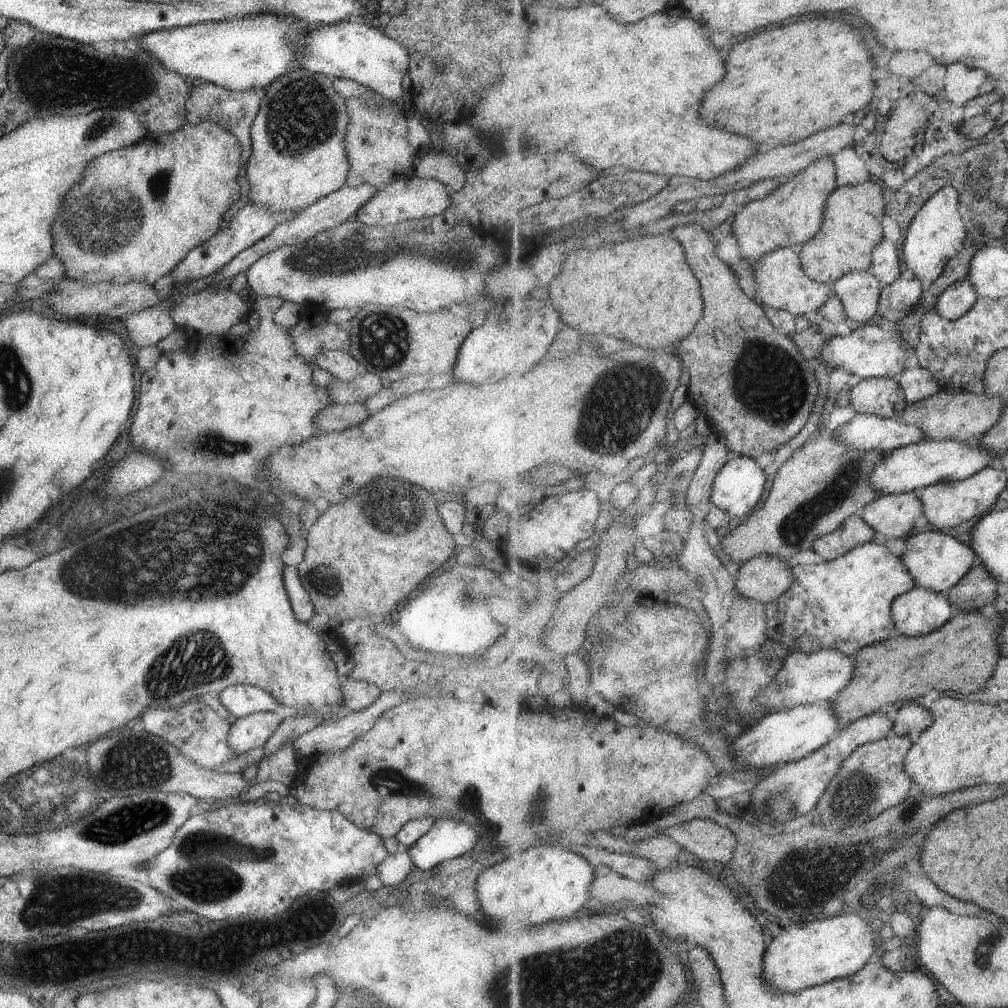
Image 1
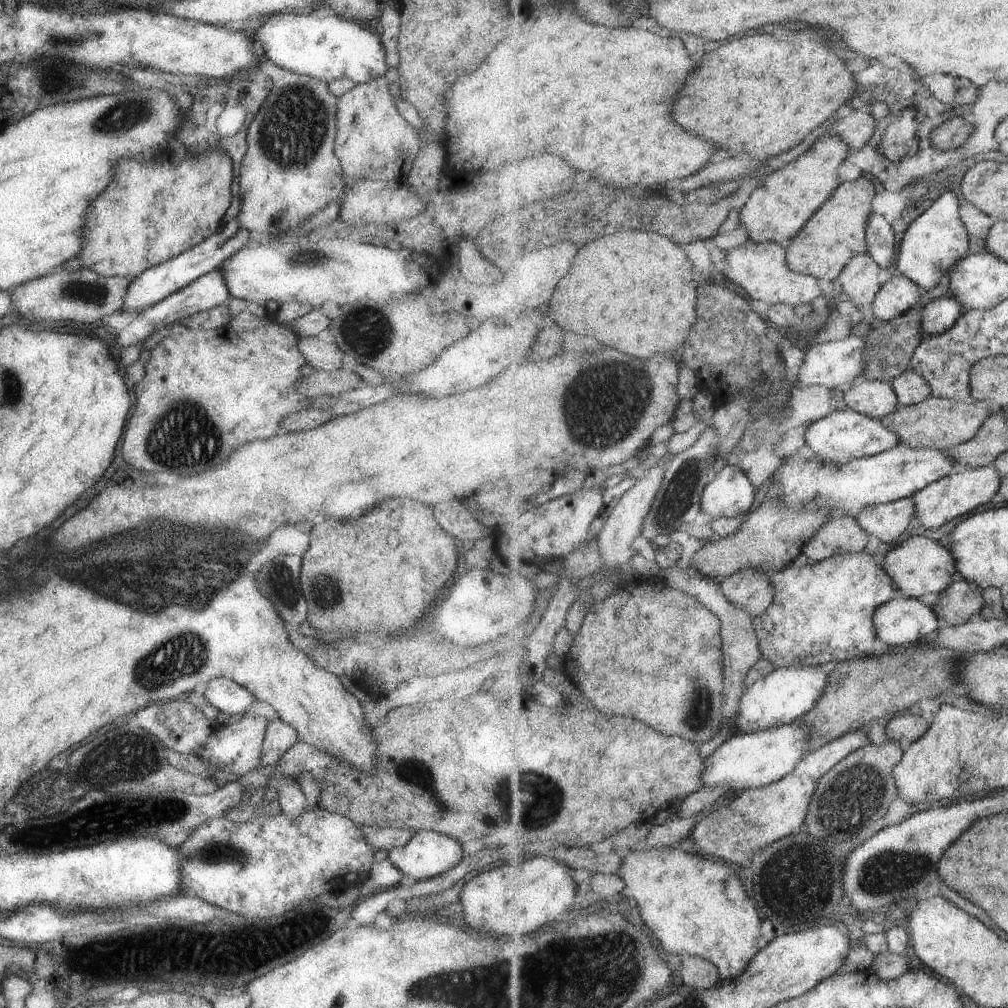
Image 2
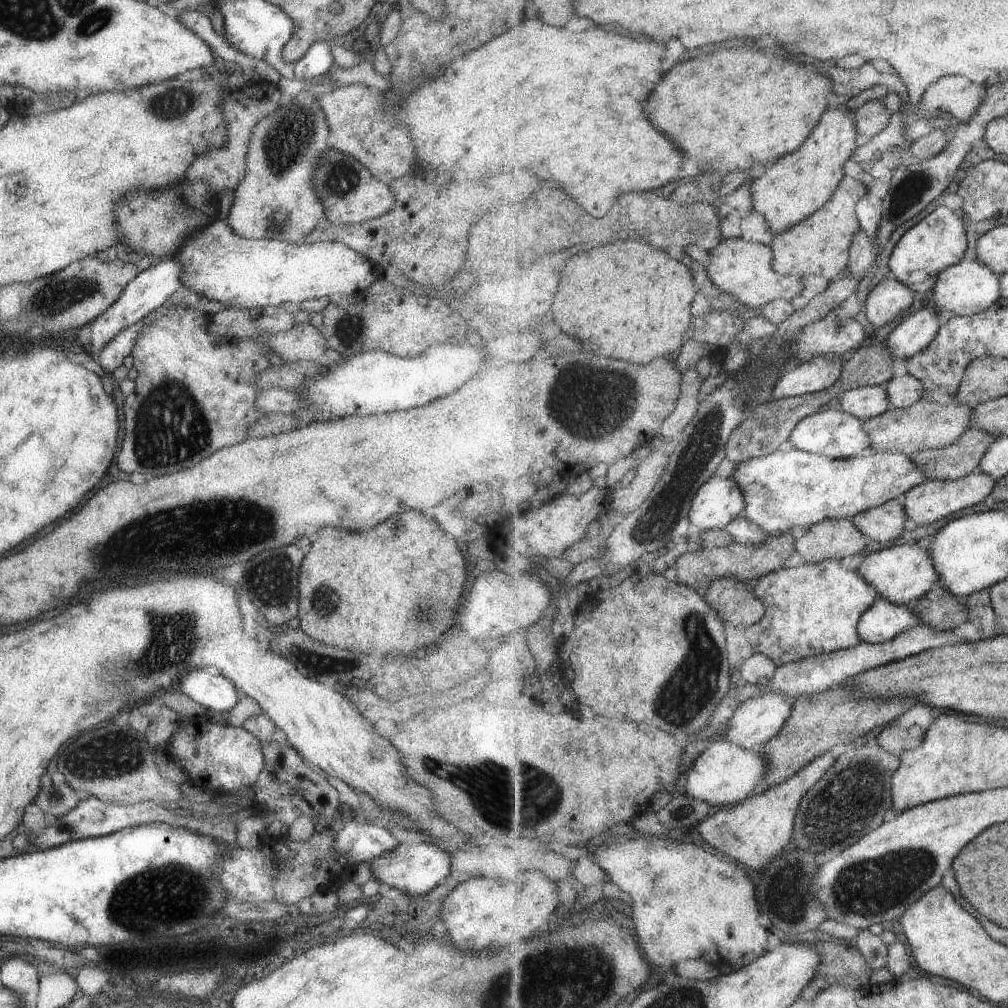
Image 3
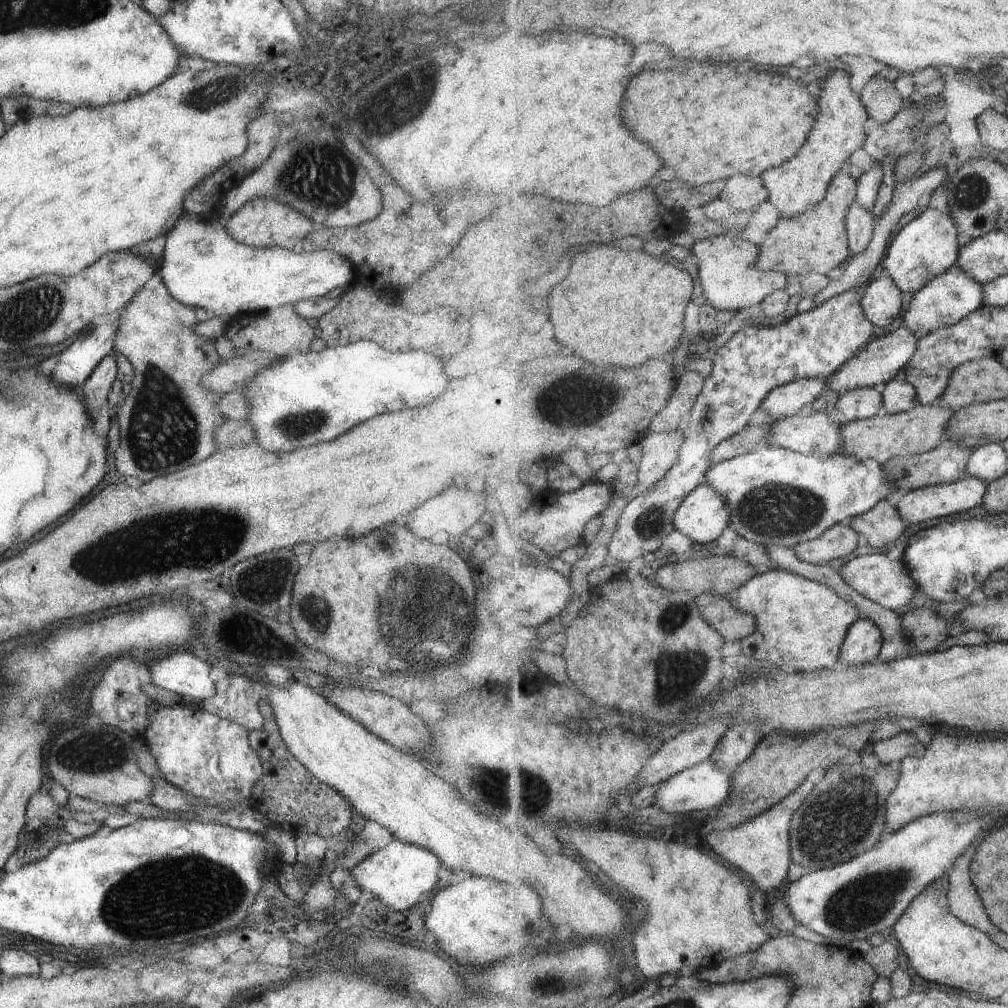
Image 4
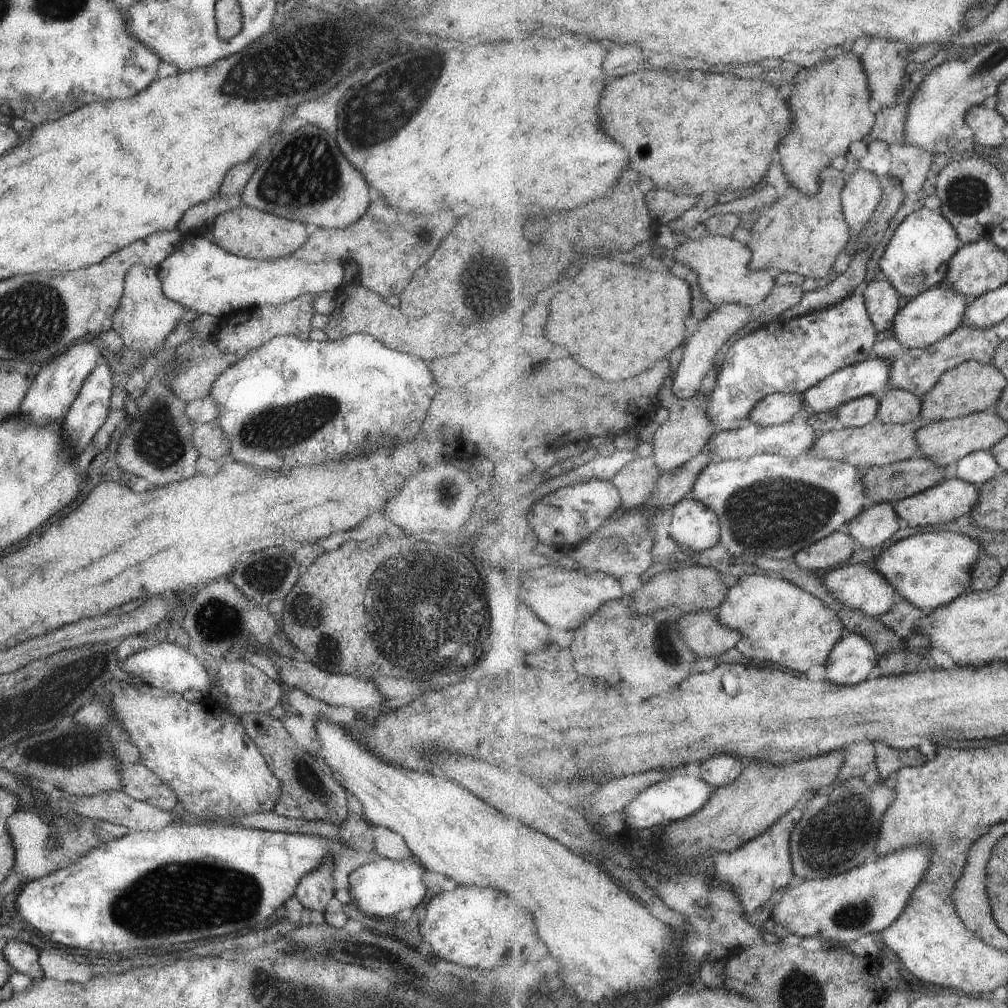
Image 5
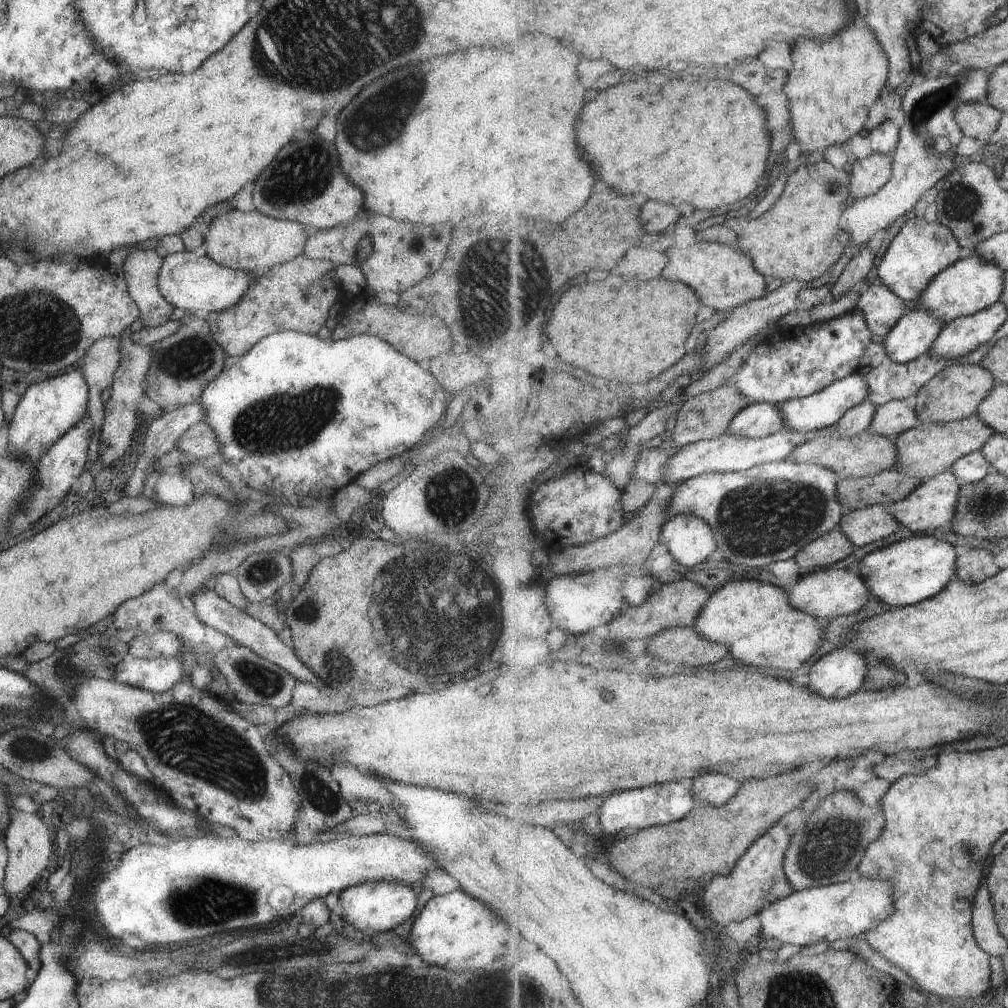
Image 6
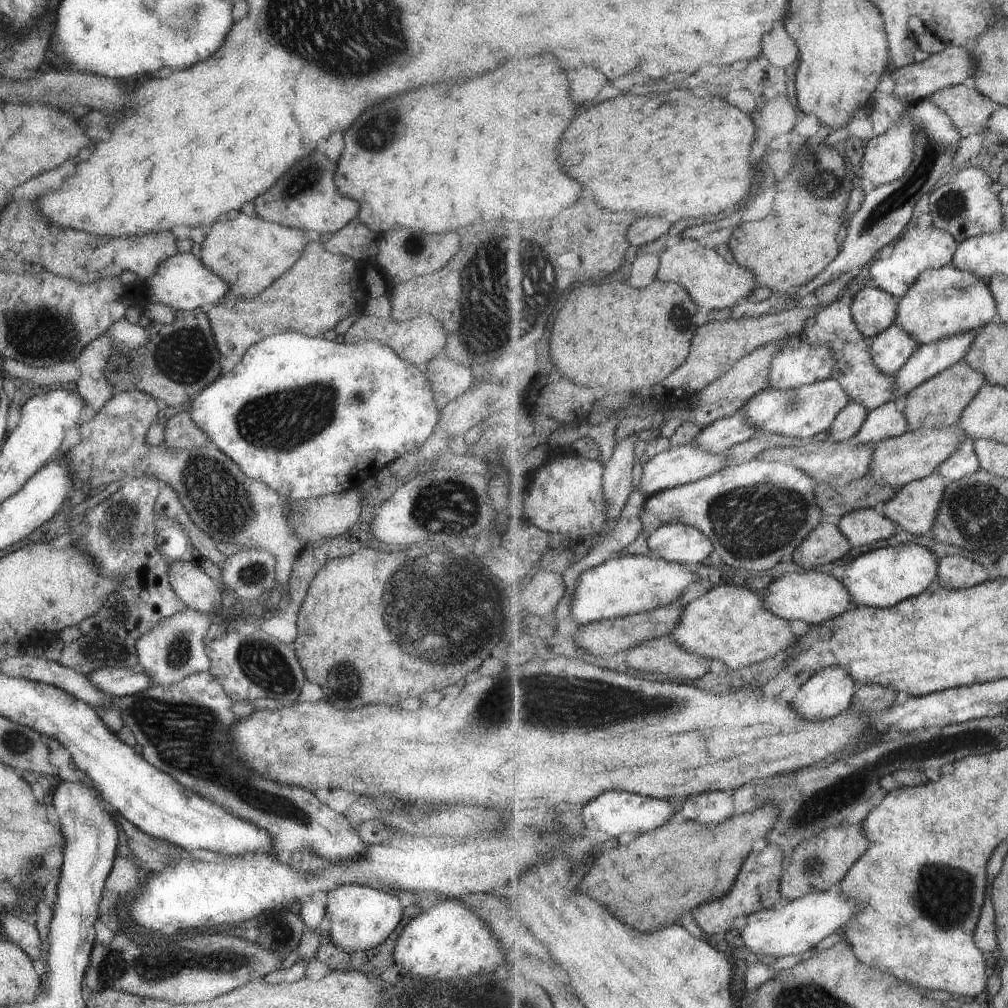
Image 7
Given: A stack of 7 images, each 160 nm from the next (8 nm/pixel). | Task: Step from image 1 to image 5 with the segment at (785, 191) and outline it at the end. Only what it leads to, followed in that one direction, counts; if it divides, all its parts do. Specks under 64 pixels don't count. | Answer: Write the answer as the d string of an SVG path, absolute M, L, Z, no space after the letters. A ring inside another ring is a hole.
M839 50L839 56L795 74L795 92L789 100L795 120L778 148L780 167L789 186L813 196L821 190L824 170L832 167L835 158L848 154L852 142L864 141L876 126L876 116L869 108L871 92L864 64L855 52L841 54Z

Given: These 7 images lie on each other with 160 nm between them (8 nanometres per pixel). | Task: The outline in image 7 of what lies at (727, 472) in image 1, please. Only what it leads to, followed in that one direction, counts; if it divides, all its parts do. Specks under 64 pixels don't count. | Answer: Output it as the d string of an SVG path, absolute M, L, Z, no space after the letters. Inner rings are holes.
M683 523L662 526L647 540L649 550L657 552L661 559L673 561L680 564L693 564L693 562L705 562L716 548L703 531L697 530L692 526L685 526Z

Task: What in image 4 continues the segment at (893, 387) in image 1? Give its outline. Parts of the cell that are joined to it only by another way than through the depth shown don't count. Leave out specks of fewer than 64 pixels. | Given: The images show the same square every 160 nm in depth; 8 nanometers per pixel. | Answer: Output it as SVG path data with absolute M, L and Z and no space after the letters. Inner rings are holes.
M875 388L847 391L840 394L835 410L845 417L847 423L865 421L884 413L884 396Z

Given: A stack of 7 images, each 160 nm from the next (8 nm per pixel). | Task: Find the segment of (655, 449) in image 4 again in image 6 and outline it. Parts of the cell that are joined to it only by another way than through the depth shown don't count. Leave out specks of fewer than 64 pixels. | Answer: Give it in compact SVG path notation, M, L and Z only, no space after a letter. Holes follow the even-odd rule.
M732 380L714 390L685 399L684 405L679 408L676 424L669 435L669 438L673 439L674 449L680 451L689 444L720 438L725 434L725 430L729 429L735 416L747 406L747 398L741 394L741 390Z

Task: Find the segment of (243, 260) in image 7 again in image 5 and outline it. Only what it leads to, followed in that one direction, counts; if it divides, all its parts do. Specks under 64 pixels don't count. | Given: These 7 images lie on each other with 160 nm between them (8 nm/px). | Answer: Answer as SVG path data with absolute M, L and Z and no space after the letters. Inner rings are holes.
M245 205L218 214L212 222L213 242L238 257L280 258L293 253L308 238L305 225Z

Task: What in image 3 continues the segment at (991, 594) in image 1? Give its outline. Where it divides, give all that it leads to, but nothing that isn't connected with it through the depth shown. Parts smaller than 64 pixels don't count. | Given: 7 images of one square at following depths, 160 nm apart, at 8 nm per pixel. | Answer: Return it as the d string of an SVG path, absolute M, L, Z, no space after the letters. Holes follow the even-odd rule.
M939 583L925 597L909 602L908 608L922 624L929 624L936 630L954 630L969 620L965 598L951 594Z

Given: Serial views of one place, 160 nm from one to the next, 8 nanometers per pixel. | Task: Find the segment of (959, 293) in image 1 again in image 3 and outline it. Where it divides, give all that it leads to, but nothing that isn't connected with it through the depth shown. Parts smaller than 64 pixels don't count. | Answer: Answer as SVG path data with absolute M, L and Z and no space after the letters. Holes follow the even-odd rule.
M923 307L917 313L902 319L901 323L888 334L883 346L893 356L907 362L909 358L923 352L933 343L943 321L945 317L935 308Z

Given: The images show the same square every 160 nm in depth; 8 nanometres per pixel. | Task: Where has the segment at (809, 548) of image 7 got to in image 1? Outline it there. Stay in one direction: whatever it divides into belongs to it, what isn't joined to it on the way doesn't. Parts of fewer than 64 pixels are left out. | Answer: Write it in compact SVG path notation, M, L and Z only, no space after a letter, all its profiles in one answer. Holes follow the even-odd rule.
M861 515L850 516L839 529L826 534L814 542L813 551L820 554L825 561L832 561L858 546L871 543L875 531Z

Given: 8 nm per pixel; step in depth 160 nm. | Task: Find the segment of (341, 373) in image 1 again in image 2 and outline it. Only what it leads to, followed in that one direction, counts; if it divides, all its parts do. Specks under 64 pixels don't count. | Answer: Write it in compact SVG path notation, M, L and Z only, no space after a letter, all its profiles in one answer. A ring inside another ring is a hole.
M321 336L299 337L296 345L302 354L303 360L313 370L323 369L333 371L341 369L342 352L331 339Z

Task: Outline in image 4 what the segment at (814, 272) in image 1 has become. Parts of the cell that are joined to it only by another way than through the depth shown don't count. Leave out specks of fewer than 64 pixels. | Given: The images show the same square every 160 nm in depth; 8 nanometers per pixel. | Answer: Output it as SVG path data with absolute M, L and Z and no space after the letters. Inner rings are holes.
M840 172L833 178L833 182L829 184L825 200L821 200L817 206L814 205L805 214L801 214L801 216L795 218L781 218L780 216L777 226L771 230L771 234L767 236L767 240L763 244L758 245L761 248L761 256L757 260L757 268L763 271L784 273L789 276L811 274L811 272L827 276L833 268L841 266L845 260L853 257L848 242L847 210L849 210L849 206L855 204L857 190L857 181L850 178L847 174Z

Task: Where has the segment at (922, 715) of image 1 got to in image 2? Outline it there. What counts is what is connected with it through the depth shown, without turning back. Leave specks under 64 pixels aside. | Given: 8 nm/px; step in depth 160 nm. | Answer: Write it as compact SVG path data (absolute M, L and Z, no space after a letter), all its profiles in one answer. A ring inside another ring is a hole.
M907 715L892 718L887 724L886 738L907 747L925 736L929 722L921 716Z

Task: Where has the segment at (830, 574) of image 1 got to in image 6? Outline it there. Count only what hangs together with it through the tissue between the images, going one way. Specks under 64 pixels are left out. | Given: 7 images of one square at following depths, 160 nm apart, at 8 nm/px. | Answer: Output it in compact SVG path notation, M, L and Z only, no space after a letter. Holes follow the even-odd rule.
M736 580L724 584L709 598L709 604L696 619L696 632L703 638L729 646L729 655L744 666L767 667L784 671L801 668L823 644L824 629L811 614L805 614L789 602L789 594L776 585L759 580Z

